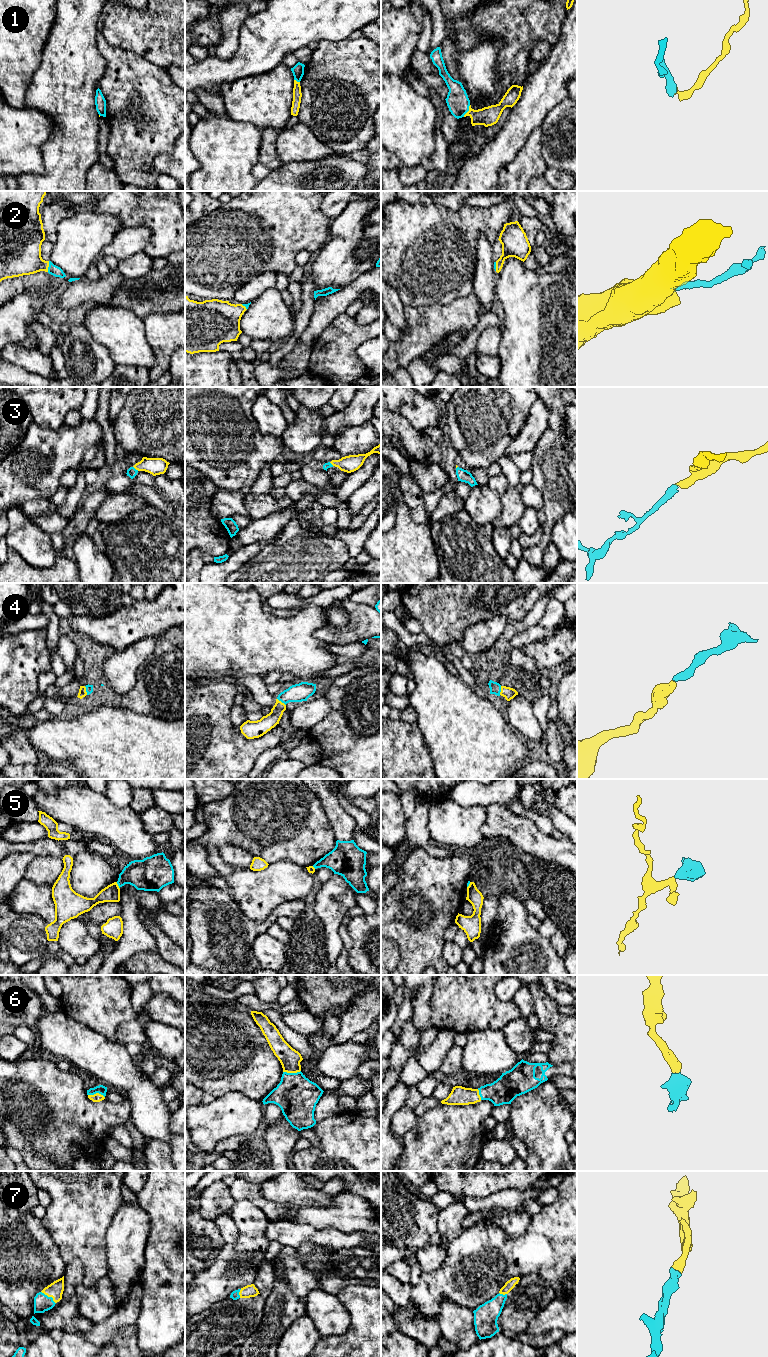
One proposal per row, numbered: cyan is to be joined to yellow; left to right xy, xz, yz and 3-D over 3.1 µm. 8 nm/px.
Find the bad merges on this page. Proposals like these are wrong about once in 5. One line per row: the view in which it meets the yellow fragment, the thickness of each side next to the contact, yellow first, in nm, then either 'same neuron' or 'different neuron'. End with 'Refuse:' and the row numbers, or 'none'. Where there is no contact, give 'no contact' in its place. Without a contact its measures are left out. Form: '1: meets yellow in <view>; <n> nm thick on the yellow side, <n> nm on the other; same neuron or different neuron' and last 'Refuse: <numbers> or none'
1: meets yellow in yz; 160 nm thick on the yellow side, 180 nm on the other; same neuron
2: meets yellow in xy; 340 nm thick on the yellow side, 90 nm on the other; same neuron
3: meets yellow in xy; 140 nm thick on the yellow side, 80 nm on the other; same neuron
4: meets yellow in xy; 70 nm thick on the yellow side, 60 nm on the other; same neuron
5: meets yellow in xy; 140 nm thick on the yellow side, 240 nm on the other; different neuron
6: meets yellow in xz; 170 nm thick on the yellow side, 320 nm on the other; same neuron
7: meets yellow in xy; 130 nm thick on the yellow side, 140 nm on the other; same neuron
Refuse: 5

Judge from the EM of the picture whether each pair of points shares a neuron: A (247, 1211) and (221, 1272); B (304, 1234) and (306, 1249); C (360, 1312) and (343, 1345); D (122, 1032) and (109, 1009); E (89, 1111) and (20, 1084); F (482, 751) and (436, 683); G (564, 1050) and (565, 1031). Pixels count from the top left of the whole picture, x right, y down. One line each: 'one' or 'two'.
A: one
B: two
C: one
D: two
E: one
F: one
G: one

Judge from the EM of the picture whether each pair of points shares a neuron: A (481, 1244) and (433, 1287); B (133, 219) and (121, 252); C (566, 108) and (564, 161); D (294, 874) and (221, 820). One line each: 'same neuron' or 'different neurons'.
A: same neuron
B: different neurons
C: same neuron
D: different neurons

